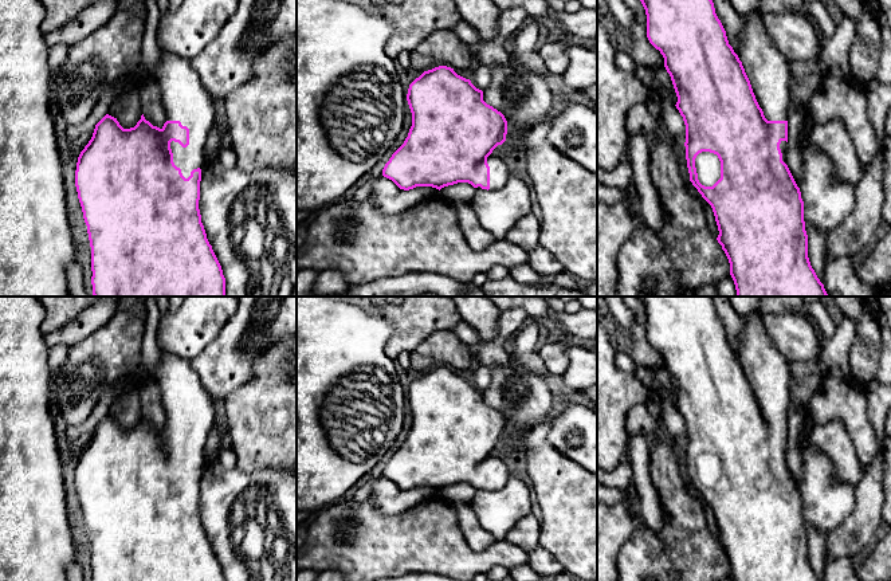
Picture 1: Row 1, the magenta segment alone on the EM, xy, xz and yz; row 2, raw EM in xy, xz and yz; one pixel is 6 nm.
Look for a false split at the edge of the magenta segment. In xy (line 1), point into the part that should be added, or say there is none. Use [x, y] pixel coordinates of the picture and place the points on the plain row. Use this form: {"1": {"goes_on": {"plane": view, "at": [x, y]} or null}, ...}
{"1": {"goes_on": {"plane": "xy", "at": [184, 399]}}}

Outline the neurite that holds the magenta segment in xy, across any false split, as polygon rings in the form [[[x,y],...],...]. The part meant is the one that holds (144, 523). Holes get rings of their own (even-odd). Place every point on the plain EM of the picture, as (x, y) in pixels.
[[[158,345],[161,360],[154,373],[156,384],[161,393],[161,405],[165,409],[166,423],[160,429],[145,420],[144,415],[134,428],[123,429],[117,419],[106,415],[97,425],[91,440],[81,452],[75,471],[75,487],[82,507],[83,519],[91,547],[91,581],[225,581],[221,566],[207,539],[201,515],[199,510],[201,474],[207,470],[205,444],[209,432],[216,421],[219,405],[203,388],[199,376],[192,369],[188,360],[165,352]]]

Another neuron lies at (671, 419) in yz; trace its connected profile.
[[[637,368],[633,376],[648,389],[656,392],[663,401],[662,424],[672,439],[672,444],[686,443],[686,425],[683,417],[672,403],[666,386],[659,382],[649,369]]]

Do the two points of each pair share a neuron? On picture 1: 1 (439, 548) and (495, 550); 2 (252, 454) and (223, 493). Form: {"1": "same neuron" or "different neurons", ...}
{"1": "same neuron", "2": "different neurons"}

